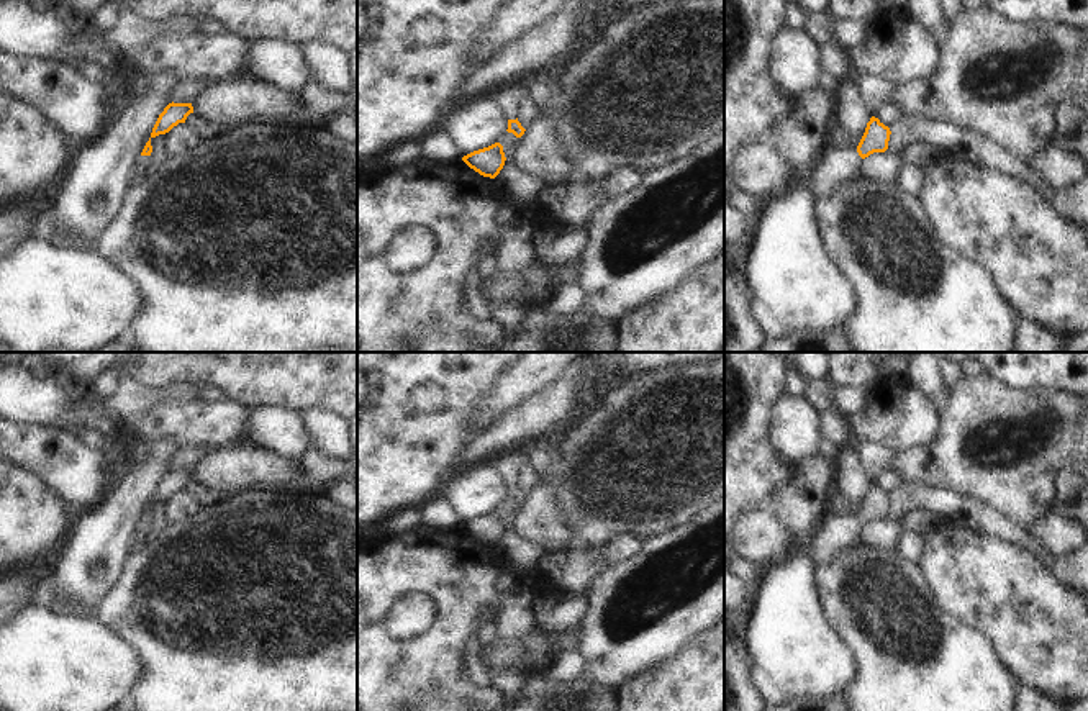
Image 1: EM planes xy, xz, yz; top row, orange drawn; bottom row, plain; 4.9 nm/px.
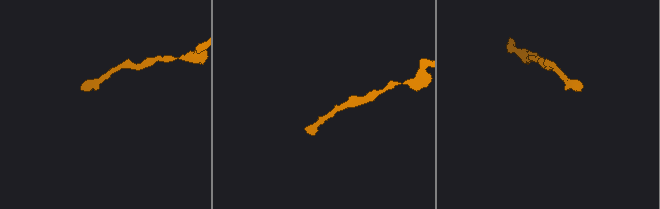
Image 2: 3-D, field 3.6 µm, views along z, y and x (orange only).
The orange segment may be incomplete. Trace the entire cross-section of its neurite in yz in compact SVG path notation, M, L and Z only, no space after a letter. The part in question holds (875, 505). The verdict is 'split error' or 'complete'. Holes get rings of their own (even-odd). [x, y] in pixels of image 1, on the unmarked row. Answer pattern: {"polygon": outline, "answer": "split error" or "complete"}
{"polygon": "M872 483L855 516L827 513L824 524L808 541L814 570L831 567L845 552L860 544L862 528L873 519L885 519L890 495Z", "answer": "split error"}

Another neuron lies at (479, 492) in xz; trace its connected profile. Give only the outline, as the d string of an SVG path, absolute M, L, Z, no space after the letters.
M475 467L451 477L442 495L456 508L462 523L495 511L508 496L508 482L495 467Z

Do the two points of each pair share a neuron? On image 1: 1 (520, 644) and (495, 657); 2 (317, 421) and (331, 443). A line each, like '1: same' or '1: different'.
1: same
2: same

